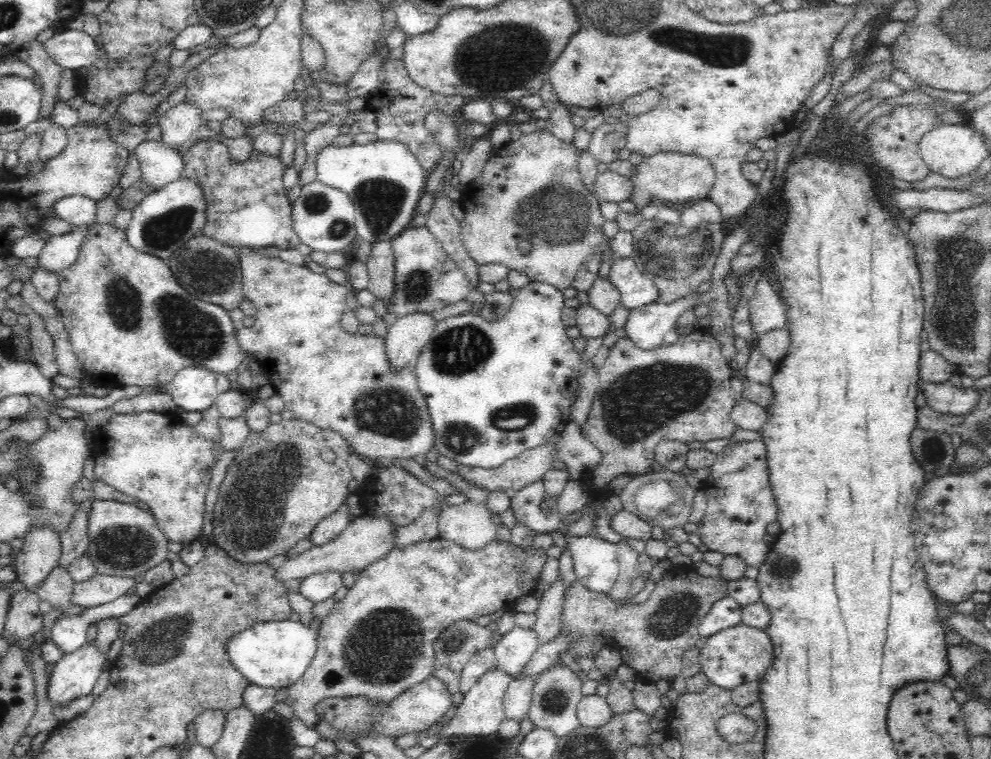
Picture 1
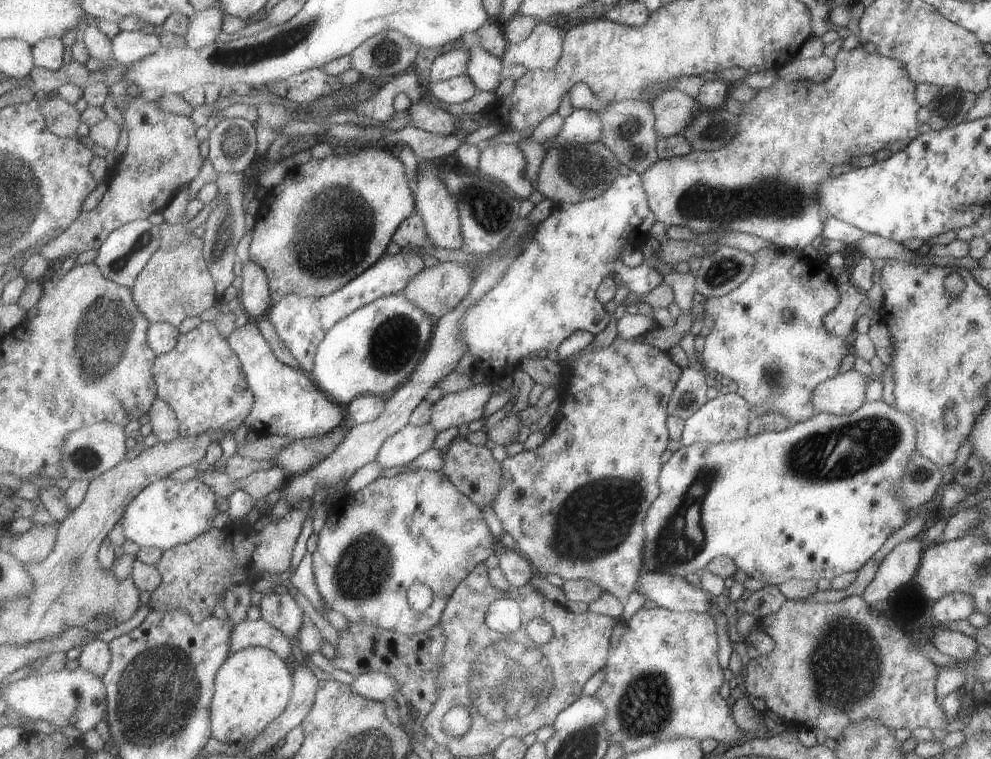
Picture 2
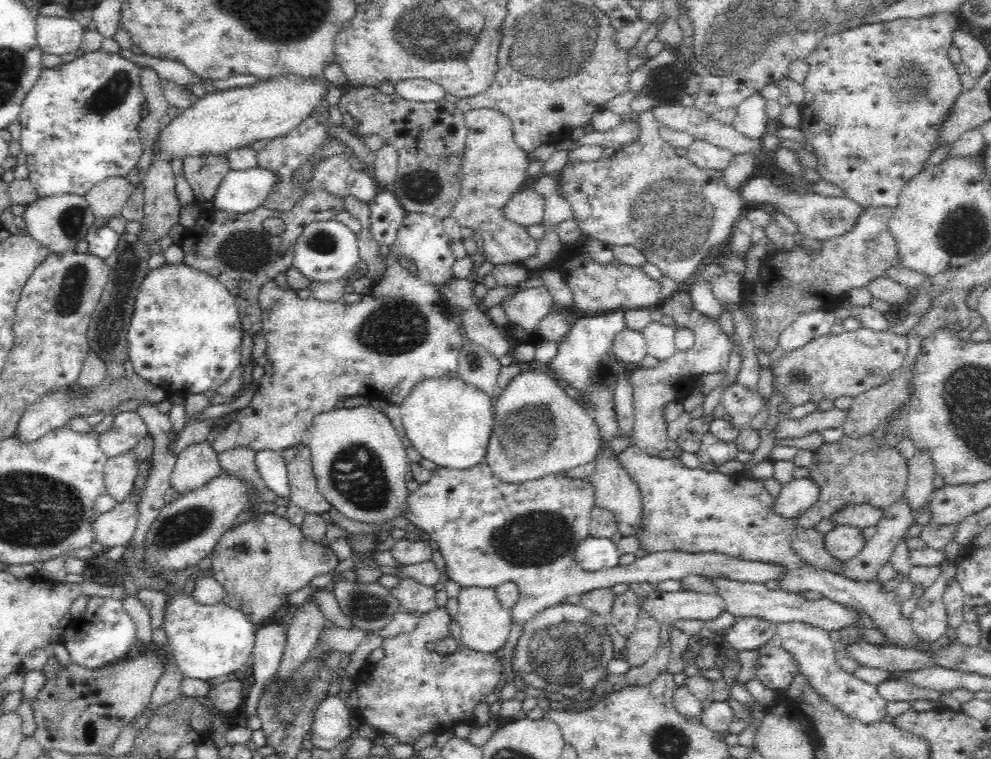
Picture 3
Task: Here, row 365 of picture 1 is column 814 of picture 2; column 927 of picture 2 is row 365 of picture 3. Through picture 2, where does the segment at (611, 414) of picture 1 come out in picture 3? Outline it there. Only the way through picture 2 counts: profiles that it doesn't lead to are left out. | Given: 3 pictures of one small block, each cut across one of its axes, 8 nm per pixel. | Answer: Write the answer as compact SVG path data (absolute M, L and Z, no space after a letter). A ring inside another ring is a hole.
M680 286L667 299L657 306L662 314L666 315L676 328L690 328L694 333L694 344L689 350L677 349L668 359L659 361L656 367L639 367L630 376L630 386L633 392L634 433L633 445L641 452L650 456L659 456L660 452L667 450L667 424L662 417L665 405L668 402L679 401L695 384L702 374L720 374L726 372L728 357L733 344L729 336L723 331L718 320L712 320L694 307L688 288Z

